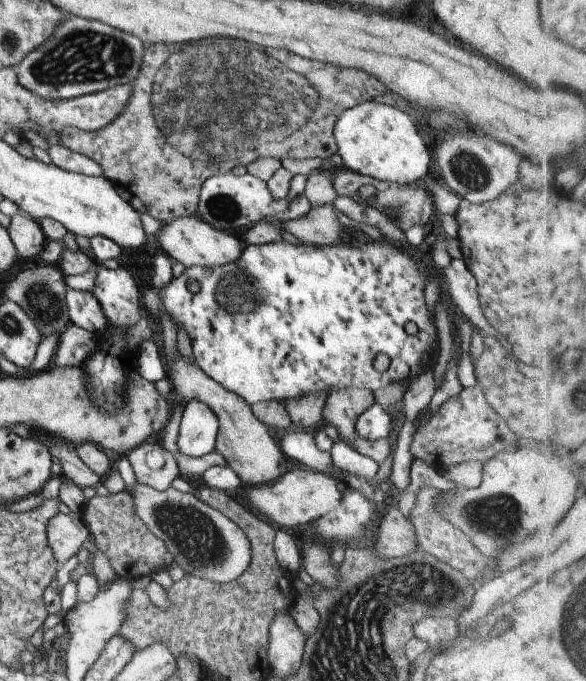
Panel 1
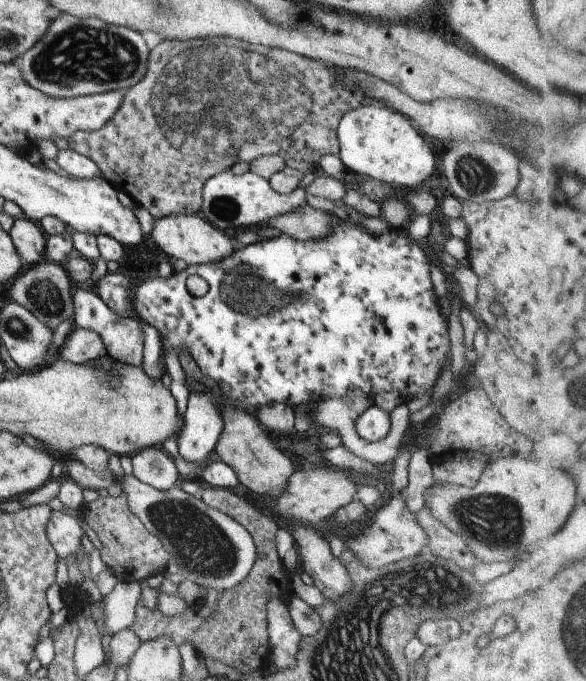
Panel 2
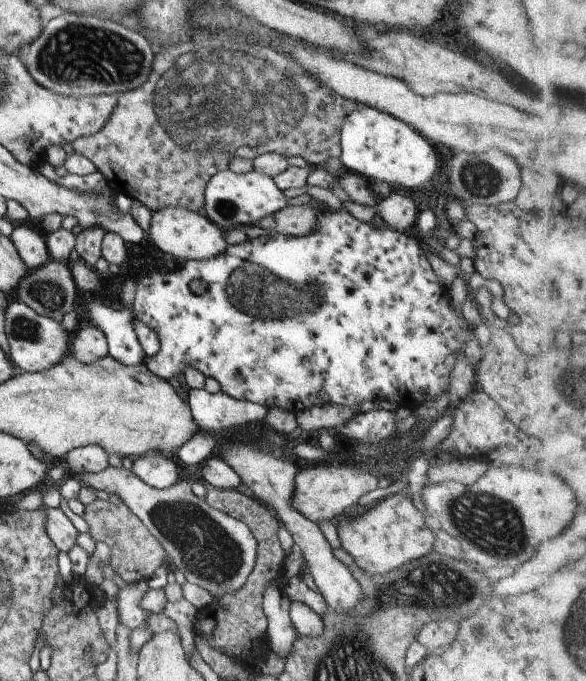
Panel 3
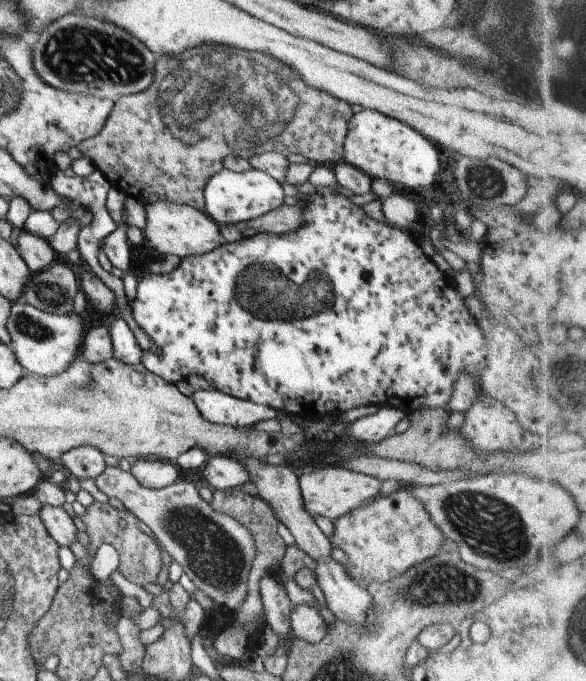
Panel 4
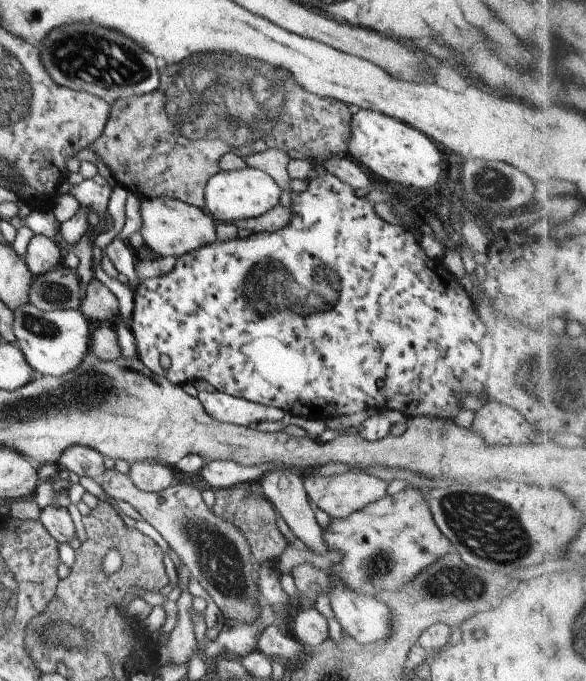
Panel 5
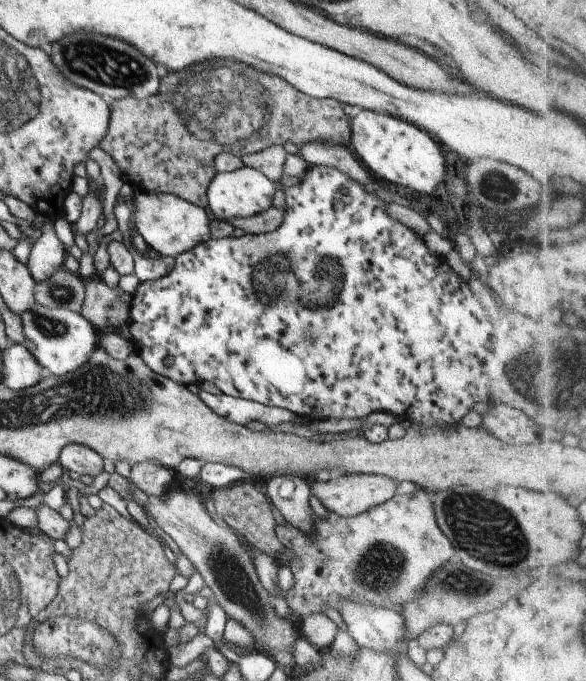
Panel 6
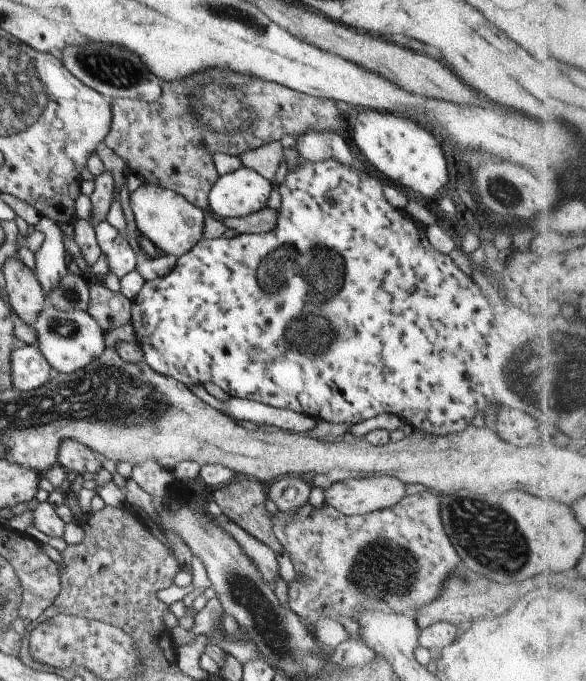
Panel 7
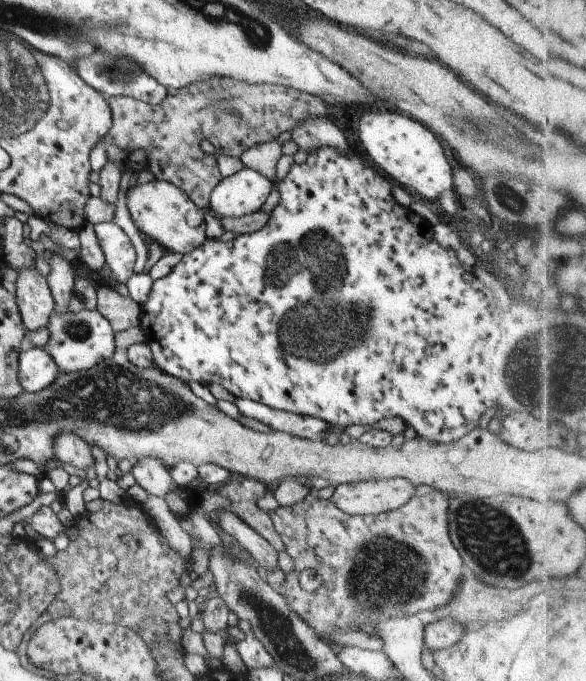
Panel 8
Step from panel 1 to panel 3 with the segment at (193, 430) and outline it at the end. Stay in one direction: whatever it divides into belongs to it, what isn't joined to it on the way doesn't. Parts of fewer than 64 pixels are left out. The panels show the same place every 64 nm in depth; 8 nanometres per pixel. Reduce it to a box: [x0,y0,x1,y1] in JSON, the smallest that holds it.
[177,388,270,466]

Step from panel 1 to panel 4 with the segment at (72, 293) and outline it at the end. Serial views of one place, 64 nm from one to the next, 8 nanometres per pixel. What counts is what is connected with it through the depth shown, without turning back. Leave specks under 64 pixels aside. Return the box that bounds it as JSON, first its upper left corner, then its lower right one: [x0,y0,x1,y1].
[103,225,142,364]

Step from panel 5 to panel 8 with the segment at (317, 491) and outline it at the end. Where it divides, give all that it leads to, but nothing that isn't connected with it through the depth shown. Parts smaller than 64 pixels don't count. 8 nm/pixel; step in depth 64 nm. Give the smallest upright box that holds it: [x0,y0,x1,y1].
[331,477,416,515]

